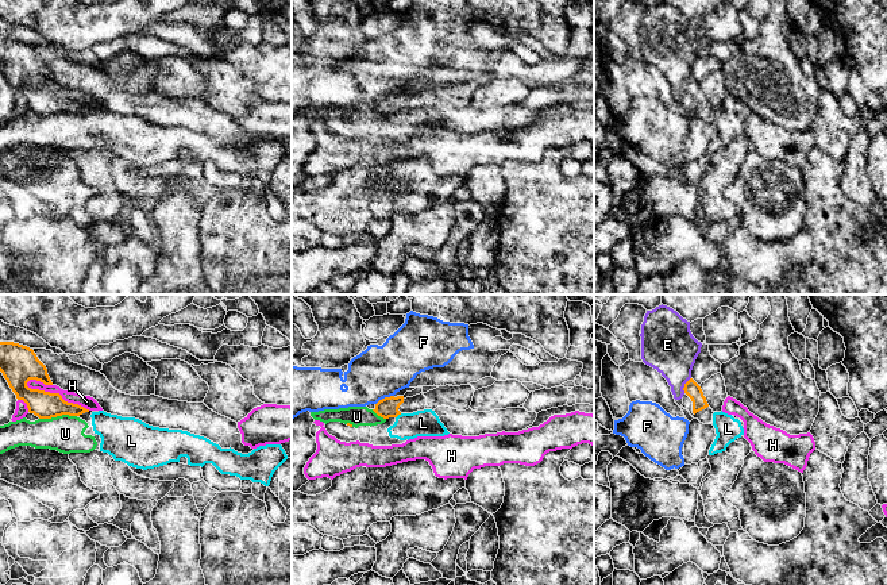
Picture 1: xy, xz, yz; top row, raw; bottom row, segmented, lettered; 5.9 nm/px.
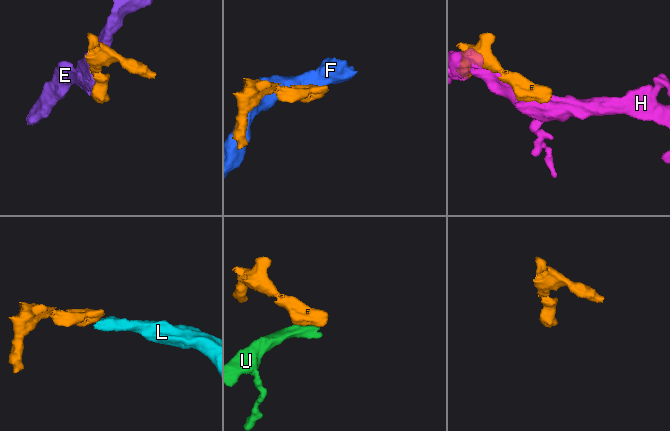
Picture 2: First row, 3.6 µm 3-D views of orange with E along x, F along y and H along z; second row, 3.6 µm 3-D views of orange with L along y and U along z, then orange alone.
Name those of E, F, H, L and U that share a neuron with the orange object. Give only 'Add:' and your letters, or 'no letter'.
Add: no letter

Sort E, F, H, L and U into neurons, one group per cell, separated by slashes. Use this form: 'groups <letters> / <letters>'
groups E / F / H / L U

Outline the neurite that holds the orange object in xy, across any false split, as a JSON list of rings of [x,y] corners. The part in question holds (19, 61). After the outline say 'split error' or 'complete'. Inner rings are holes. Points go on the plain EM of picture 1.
[[[0,39],[0,69],[18,97],[27,101],[28,109],[39,116],[51,116],[62,112],[80,113],[89,107],[68,100],[59,91],[50,91],[27,84],[30,77],[53,82],[46,63],[38,57],[32,46],[14,41]]] | complete

